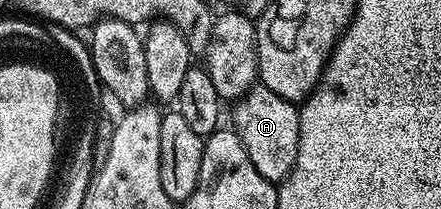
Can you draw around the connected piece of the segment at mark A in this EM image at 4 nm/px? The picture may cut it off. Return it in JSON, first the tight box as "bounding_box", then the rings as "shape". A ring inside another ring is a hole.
{"bounding_box":[230,83,299,183],"shape":[[[261,83],[252,85],[251,90],[238,101],[234,102],[233,109],[235,114],[232,115],[230,124],[235,130],[235,134],[241,139],[241,147],[245,147],[245,152],[249,154],[249,159],[265,179],[282,183],[291,173],[293,163],[297,159],[297,143],[299,142],[299,111],[296,102],[281,99],[269,87]]]}

